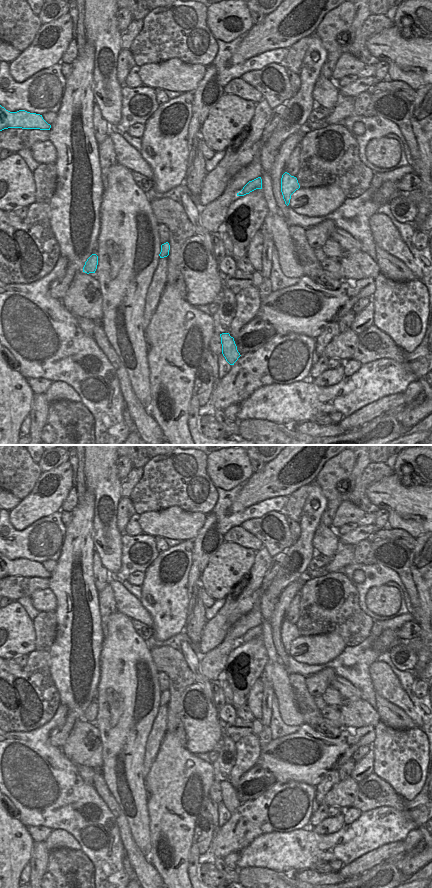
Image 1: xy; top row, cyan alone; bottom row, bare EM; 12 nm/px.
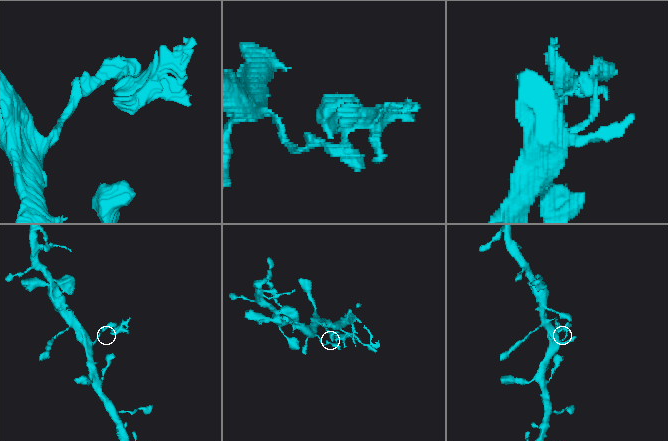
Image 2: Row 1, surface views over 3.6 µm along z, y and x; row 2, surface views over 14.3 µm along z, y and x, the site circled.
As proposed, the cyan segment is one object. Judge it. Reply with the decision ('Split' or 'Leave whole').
Leave whole

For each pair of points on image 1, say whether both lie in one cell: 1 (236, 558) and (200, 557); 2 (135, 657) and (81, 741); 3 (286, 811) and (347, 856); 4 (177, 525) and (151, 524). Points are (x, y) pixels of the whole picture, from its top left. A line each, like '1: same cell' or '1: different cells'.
1: different cells
2: different cells
3: different cells
4: same cell

